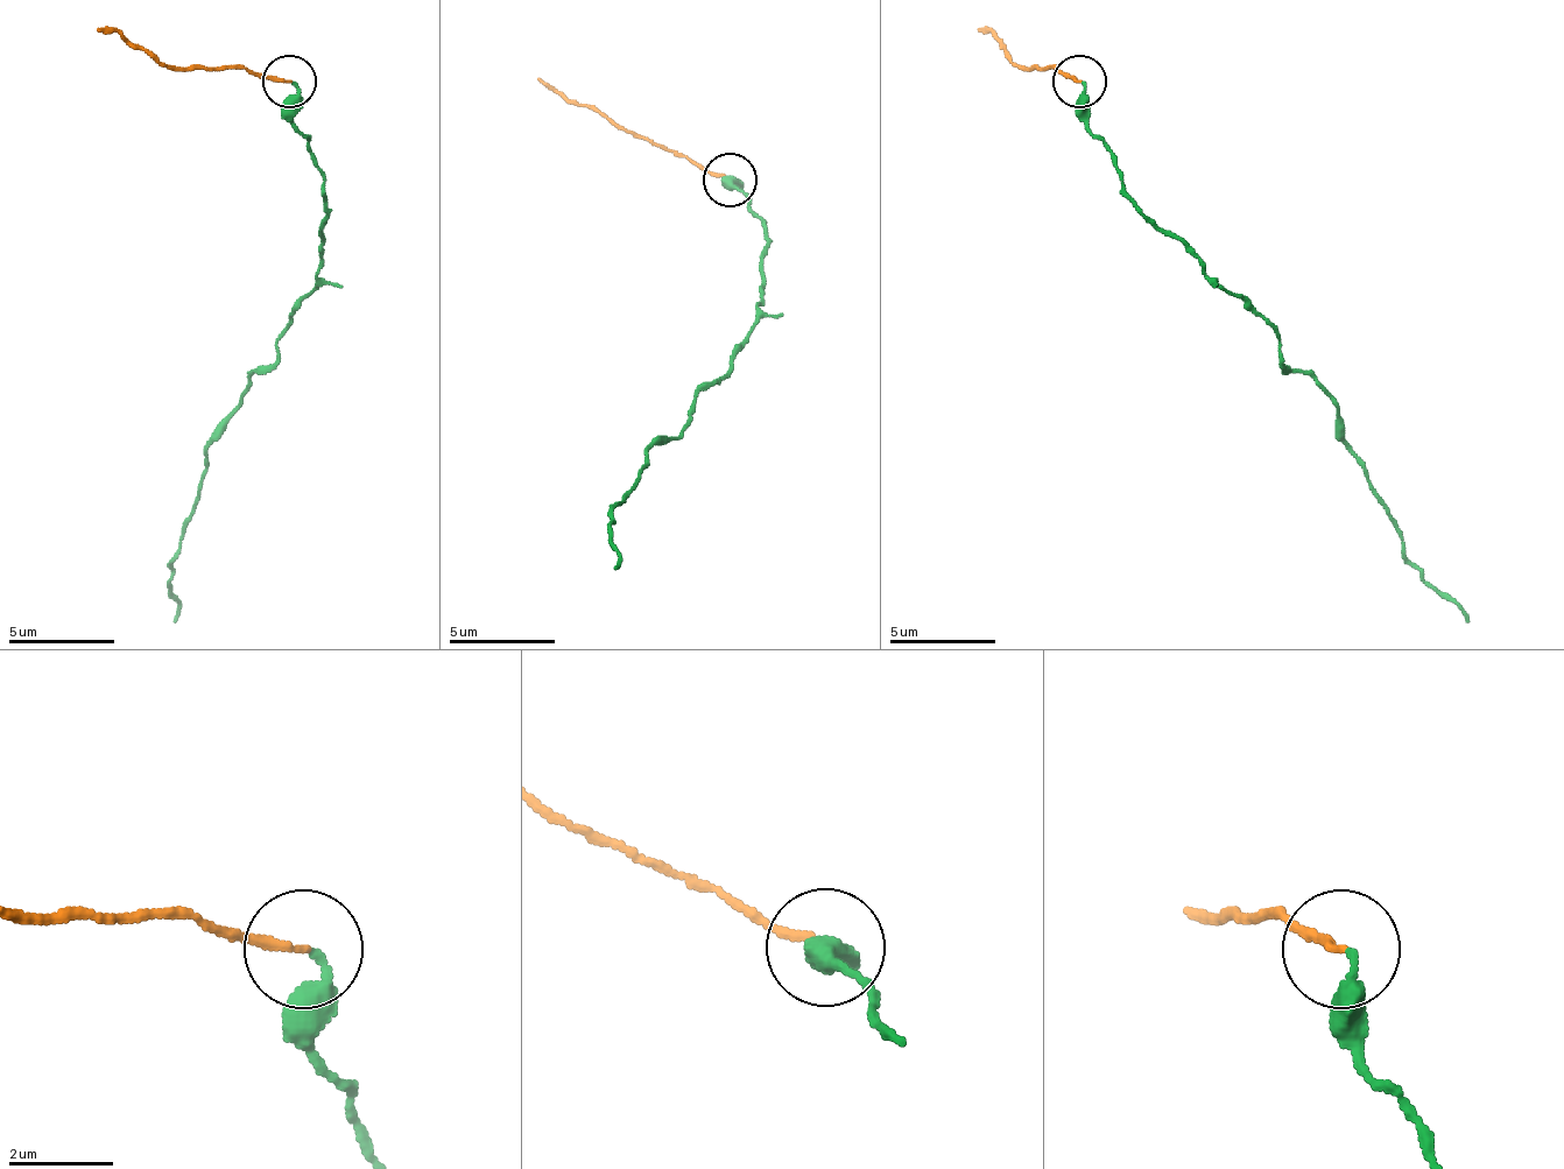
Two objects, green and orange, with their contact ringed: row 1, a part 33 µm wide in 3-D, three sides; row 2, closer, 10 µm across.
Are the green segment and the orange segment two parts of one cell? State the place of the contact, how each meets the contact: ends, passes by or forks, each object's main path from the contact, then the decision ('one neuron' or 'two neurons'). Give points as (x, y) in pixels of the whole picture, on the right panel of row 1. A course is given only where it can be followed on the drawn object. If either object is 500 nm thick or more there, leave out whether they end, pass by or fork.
at (1079, 82); green ends there; orange ends there; green runs (1084, 79), (1084, 122), (1105, 143), (1121, 191), (1275, 330), (1281, 357), (1339, 410), (1414, 564), (1467, 624); orange runs (1078, 79), (1020, 69), (977, 27); one neuron

